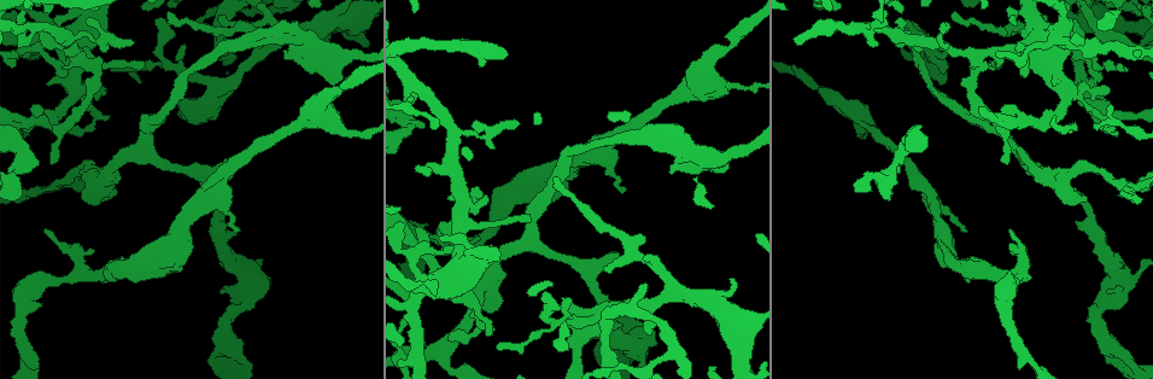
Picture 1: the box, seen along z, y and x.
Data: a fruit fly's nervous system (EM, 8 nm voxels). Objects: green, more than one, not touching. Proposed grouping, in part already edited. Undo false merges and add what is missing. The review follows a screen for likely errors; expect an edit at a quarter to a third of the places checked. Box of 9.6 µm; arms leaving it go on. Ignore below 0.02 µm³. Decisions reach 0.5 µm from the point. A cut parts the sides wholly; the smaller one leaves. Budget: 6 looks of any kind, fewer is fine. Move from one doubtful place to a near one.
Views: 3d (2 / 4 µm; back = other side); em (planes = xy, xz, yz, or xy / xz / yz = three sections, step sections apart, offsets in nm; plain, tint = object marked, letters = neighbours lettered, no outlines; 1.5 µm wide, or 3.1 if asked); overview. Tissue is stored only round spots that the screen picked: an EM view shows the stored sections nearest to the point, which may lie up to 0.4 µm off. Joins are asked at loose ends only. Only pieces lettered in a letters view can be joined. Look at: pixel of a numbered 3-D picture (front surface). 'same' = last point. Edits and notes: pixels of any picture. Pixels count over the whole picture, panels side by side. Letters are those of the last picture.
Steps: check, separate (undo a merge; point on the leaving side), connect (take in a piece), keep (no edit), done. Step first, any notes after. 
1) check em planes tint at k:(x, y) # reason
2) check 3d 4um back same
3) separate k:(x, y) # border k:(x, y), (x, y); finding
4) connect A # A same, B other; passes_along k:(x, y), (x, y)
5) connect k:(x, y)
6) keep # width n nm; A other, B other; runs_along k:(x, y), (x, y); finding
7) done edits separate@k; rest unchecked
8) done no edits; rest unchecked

check em yz step 4 letters at 1:(962, 230) # an open end

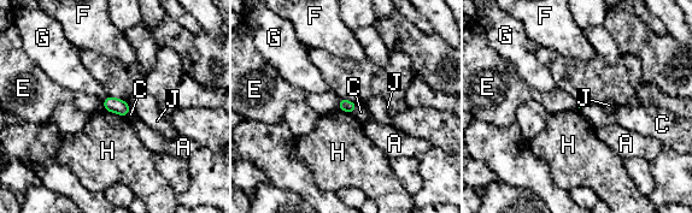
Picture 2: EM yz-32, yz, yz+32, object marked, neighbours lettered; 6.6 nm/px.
keep # A other, C other, E other, F other, G other, H other, J other; border 2:(104, 108), (125, 117); no lettered piece goes on from it

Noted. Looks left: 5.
check 3d 2um at 1:(446, 340) # side arm on a straight run

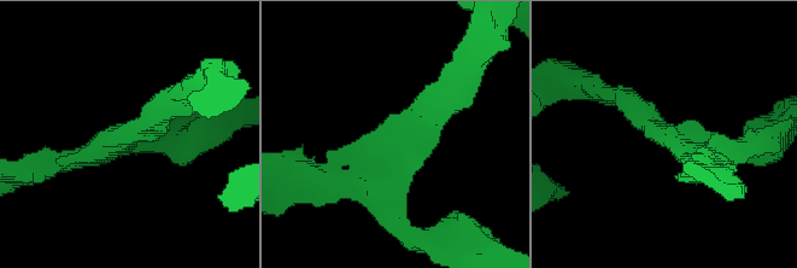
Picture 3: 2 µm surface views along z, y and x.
check em planes letters at 3:(403, 136) # arms 3; arm_widths 190, 190, 200 nm

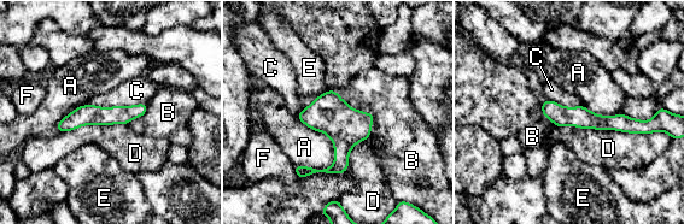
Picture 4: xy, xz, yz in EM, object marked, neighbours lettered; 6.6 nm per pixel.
keep # A other, B other, C other, D other, E other, F other; runs_along 4:(544, 106), (560, 116), (641, 129); all the same neuron

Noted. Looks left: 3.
check 3d 2um at 1:(1010, 232) # branch stops here

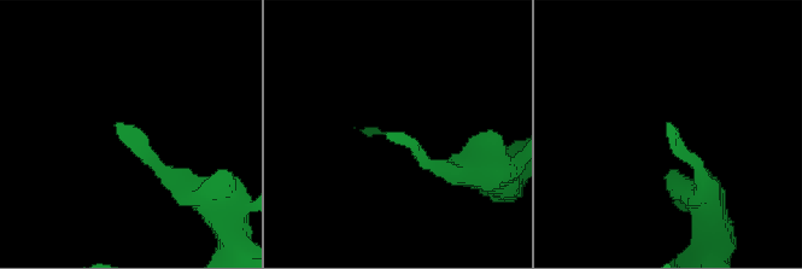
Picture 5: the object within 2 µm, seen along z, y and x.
check em planes plain at 5:(670, 123)

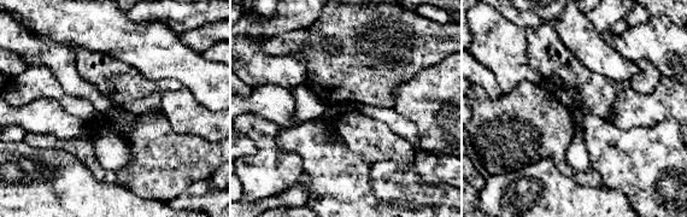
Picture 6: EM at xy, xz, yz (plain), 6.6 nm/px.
check em planes letters same # see the neighbours

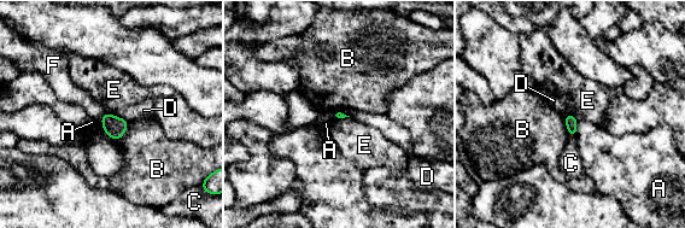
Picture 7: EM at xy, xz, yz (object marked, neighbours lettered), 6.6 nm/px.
keep # A other, B other, C other, D other, E other, F other; border 7:(569, 112), (577, 121); none of them fits

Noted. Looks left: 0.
done no edits; rest unchecked

